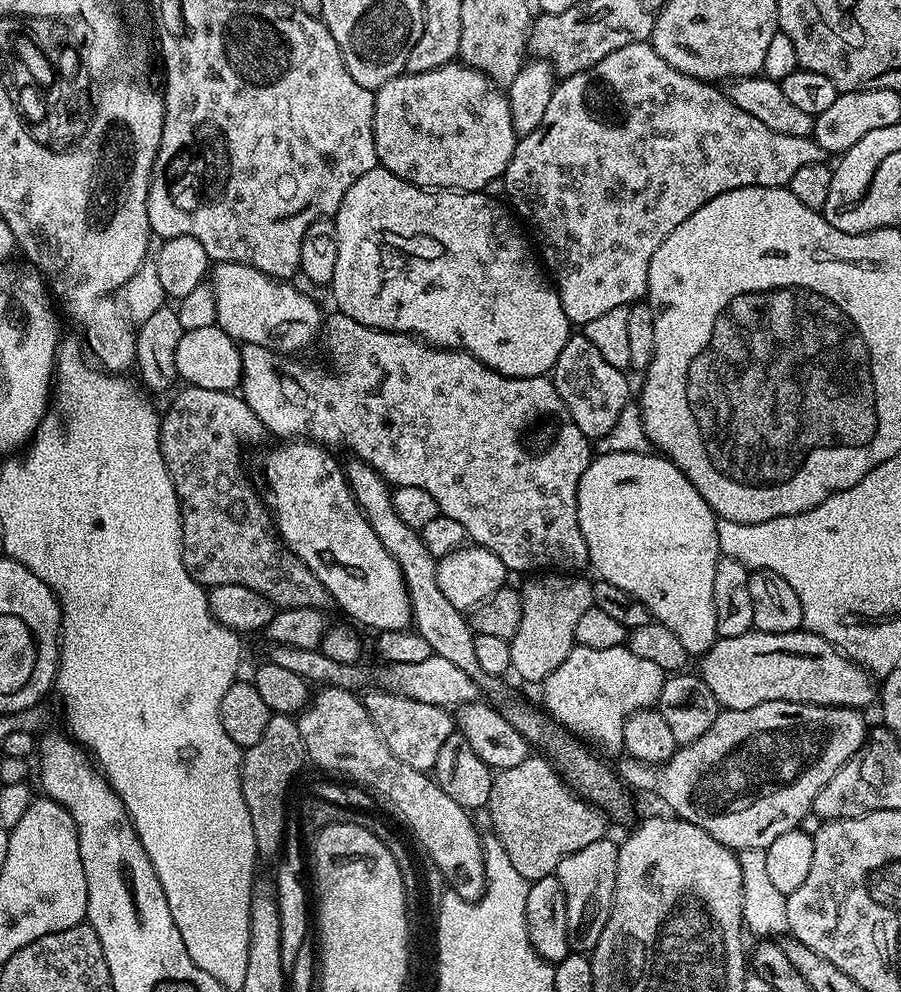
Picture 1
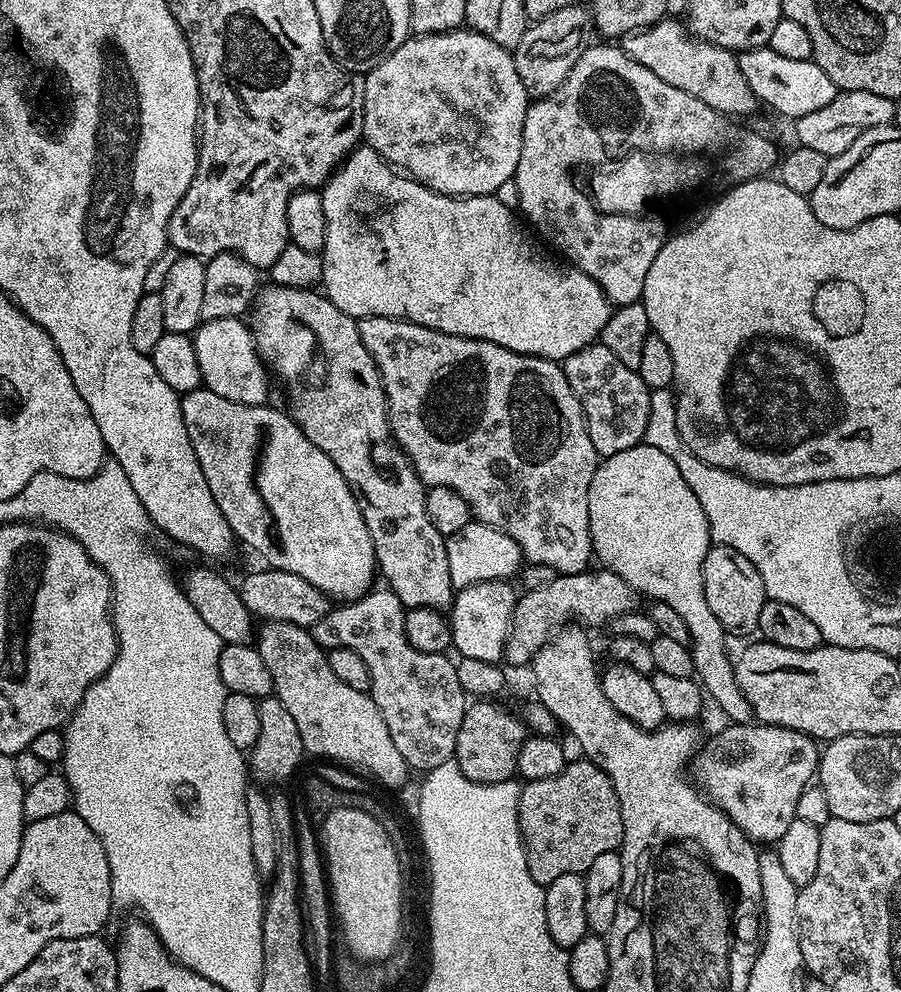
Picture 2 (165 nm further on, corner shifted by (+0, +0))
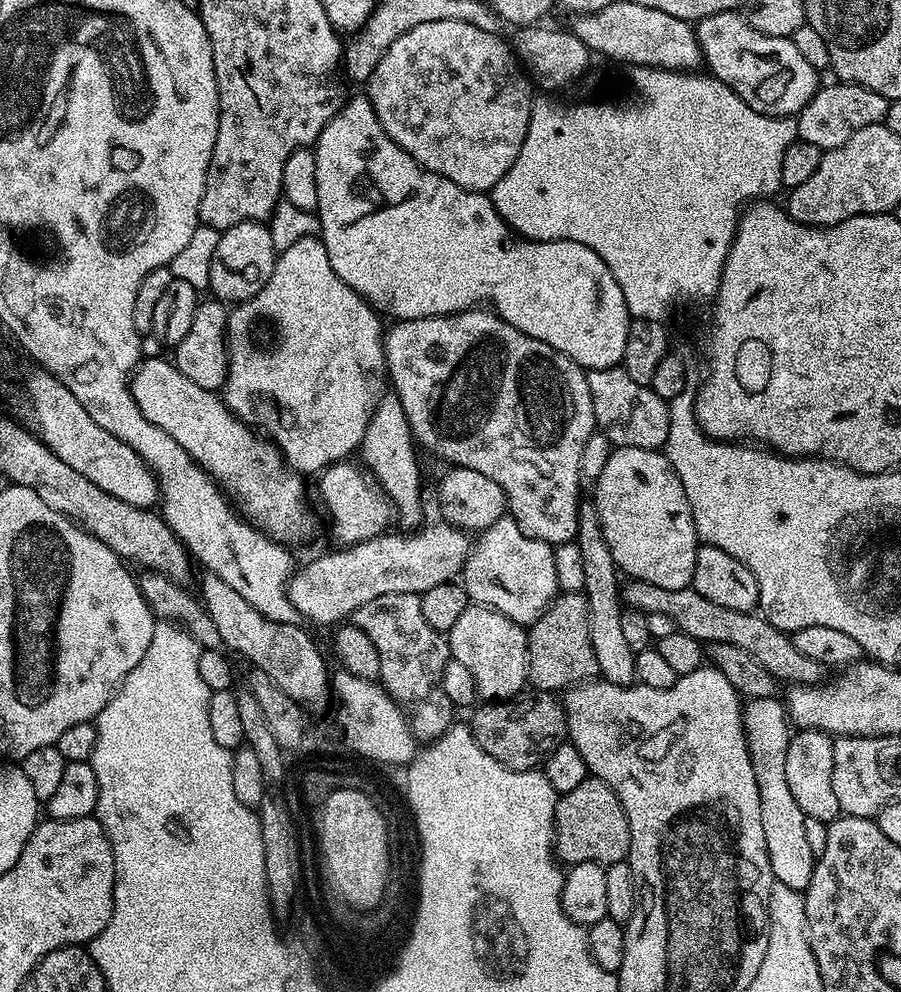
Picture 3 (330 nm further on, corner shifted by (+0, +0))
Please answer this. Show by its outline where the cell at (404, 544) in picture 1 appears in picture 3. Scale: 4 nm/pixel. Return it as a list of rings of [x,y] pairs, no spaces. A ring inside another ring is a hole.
[[[395,394],[381,395],[372,419],[366,426],[366,432],[358,449],[359,459],[380,489],[391,500],[395,519],[400,520],[401,529],[415,530],[421,527],[420,515],[424,512],[424,500],[420,497],[420,460],[416,457],[418,445],[413,437],[406,410]]]

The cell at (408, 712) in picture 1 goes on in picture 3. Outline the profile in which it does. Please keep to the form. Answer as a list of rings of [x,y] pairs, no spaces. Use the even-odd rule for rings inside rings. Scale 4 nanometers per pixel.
[[[382,594],[382,598],[373,598],[371,602],[358,606],[350,622],[373,640],[378,650],[378,659],[382,661],[379,683],[384,685],[390,698],[394,698],[394,702],[403,708],[404,715],[408,717],[408,725],[412,727],[412,733],[416,735],[417,741],[431,742],[439,739],[440,735],[454,723],[452,717],[454,709],[450,698],[446,698],[444,689],[444,671],[450,659],[448,637],[434,630],[434,626],[426,622],[426,618],[422,615],[420,597],[414,594]]]

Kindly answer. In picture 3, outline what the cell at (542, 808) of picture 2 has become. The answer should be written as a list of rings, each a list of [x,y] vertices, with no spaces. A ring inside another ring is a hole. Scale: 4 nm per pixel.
[[[589,775],[588,779],[582,782],[582,786],[563,793],[557,799],[554,826],[554,852],[565,865],[594,862],[607,866],[628,858],[630,826],[622,810],[622,802],[618,794],[614,794],[610,786],[606,786],[606,782],[594,775]]]

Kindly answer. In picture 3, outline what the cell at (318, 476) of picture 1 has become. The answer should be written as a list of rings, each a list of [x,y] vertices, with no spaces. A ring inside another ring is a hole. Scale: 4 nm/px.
[[[163,355],[141,359],[132,373],[130,387],[134,402],[138,402],[138,410],[142,410],[146,420],[154,426],[162,426],[162,430],[166,430],[166,434],[170,434],[170,438],[174,438],[174,442],[178,442],[178,446],[182,446],[182,450],[190,454],[190,458],[227,493],[231,503],[247,523],[285,546],[300,544],[315,534],[316,516],[308,509],[308,496],[304,493],[305,477],[293,472],[284,463],[283,455],[275,443],[257,434],[243,420],[237,418],[216,392],[202,390],[202,386],[186,378],[186,374],[182,374],[175,363],[171,359],[166,360]]]

